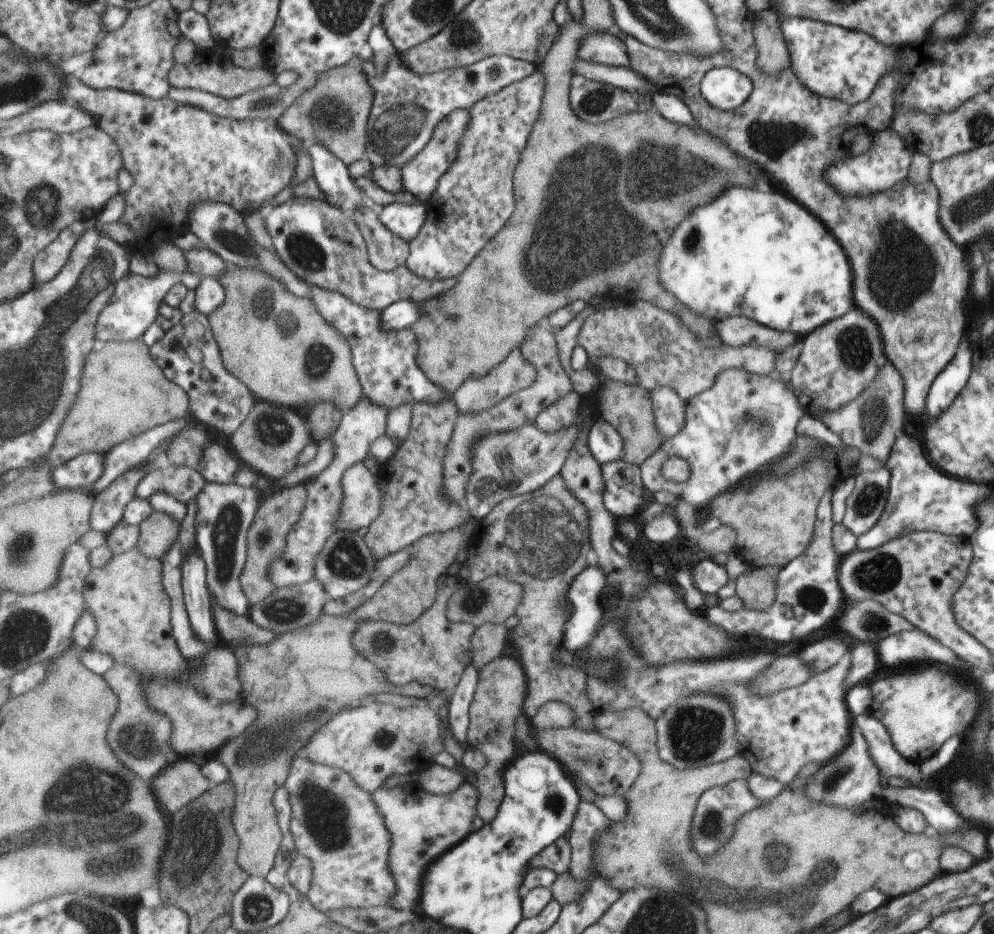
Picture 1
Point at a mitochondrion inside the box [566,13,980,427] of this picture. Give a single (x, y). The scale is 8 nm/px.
(900, 258)

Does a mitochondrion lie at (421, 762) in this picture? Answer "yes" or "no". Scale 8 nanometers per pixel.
no

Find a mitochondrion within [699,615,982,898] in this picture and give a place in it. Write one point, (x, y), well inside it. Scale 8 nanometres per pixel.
(831, 780)

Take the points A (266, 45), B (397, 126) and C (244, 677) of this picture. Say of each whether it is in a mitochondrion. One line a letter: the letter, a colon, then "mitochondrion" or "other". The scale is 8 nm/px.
A: other
B: mitochondrion
C: other

